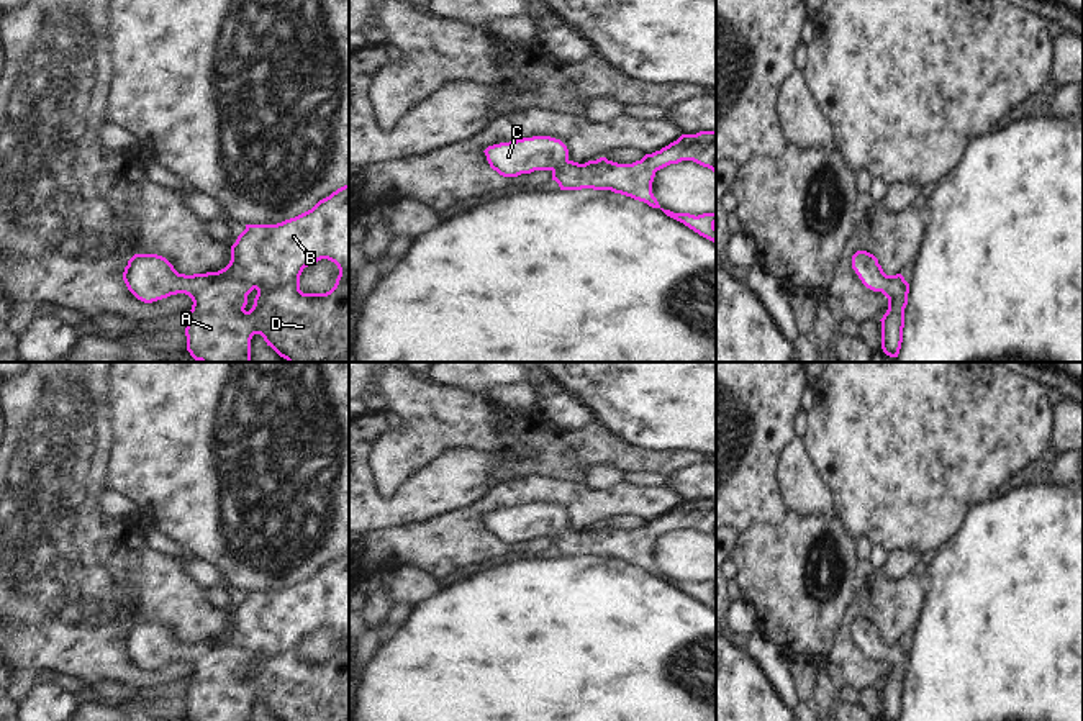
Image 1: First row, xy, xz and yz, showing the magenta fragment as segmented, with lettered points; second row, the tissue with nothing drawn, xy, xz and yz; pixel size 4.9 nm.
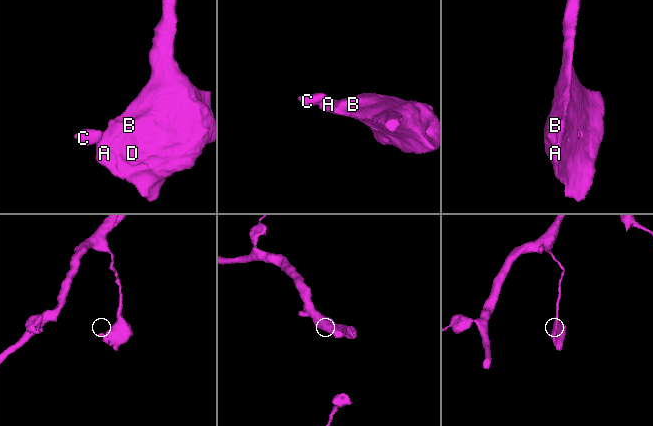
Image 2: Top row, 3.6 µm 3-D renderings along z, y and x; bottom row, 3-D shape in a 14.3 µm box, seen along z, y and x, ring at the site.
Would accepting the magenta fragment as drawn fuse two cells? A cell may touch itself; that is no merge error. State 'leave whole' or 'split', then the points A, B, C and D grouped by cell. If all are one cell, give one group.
leave whole; A B C D

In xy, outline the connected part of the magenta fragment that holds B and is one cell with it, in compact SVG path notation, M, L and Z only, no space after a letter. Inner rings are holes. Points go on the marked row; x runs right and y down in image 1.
M349 184L295 218L246 224L231 246L229 264L218 272L185 275L162 256L134 254L123 280L144 303L177 293L192 298L185 336L195 360L251 362L251 339L261 334L288 362L349 362ZM321 259L339 269L334 287L326 293L303 293L303 269Z

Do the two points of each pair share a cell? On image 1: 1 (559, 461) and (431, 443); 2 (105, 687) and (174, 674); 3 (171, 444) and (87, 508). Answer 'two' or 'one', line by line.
1: one
2: two
3: two

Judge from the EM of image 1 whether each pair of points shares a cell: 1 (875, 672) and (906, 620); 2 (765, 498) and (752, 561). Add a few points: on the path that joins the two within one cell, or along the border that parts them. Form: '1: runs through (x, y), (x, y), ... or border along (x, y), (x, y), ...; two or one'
1: runs through (847, 648), (847, 623), (859, 612), (879, 612); one
2: border along (790, 510), (774, 525), (752, 523), (739, 535); two

